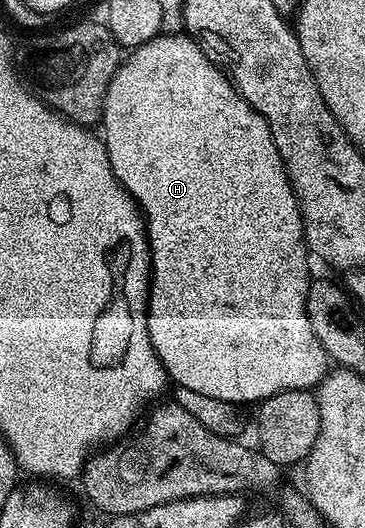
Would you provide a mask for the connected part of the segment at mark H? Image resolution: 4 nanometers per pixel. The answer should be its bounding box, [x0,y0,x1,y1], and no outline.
[101,33,329,405]

